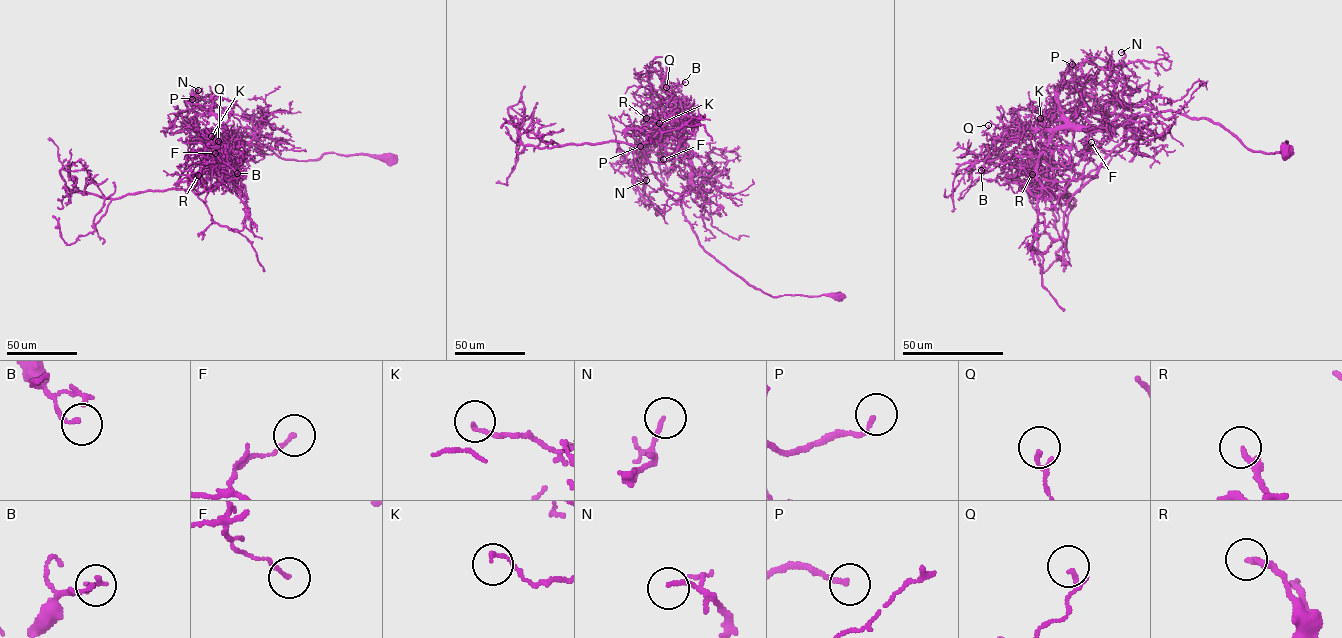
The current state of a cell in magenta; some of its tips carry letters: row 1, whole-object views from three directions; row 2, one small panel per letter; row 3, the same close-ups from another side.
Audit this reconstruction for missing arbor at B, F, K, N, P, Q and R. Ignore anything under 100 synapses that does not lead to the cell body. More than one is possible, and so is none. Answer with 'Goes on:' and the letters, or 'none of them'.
Goes on: none of them

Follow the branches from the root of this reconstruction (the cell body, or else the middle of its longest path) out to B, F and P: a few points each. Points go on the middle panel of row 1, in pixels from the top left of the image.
B: (840, 296), (771, 296), (700, 244), (681, 206), (690, 157), (677, 103), (668, 91), (685, 82)
F: (840, 296), (771, 296), (718, 262), (683, 214), (681, 197), (692, 157), (663, 159)
P: (840, 296), (771, 296), (749, 285), (705, 250), (683, 214), (686, 149), (667, 136), (640, 146)

